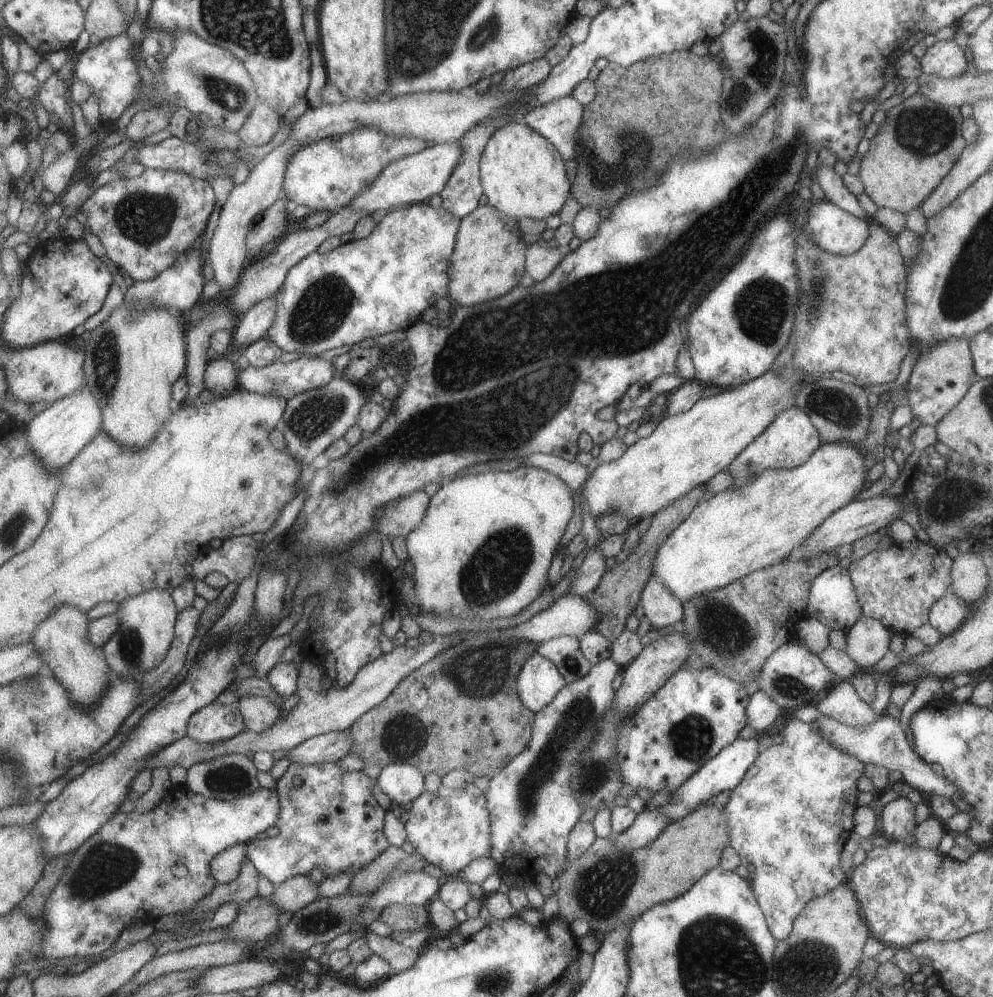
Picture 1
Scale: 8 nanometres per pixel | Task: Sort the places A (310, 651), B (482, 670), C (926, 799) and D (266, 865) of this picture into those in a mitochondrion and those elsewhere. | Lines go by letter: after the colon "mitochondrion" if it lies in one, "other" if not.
A: other
B: mitochondrion
C: other
D: other

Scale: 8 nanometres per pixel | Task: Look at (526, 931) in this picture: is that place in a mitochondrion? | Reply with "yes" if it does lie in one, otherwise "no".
no

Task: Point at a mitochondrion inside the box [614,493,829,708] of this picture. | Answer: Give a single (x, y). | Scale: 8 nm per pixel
(722, 628)

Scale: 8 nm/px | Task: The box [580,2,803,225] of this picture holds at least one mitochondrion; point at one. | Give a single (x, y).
(757, 38)

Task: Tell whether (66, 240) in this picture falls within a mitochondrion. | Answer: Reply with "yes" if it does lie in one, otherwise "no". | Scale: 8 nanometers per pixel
no

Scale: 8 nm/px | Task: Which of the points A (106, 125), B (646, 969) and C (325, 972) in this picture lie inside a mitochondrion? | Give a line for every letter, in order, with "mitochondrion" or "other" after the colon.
A: other
B: other
C: other

